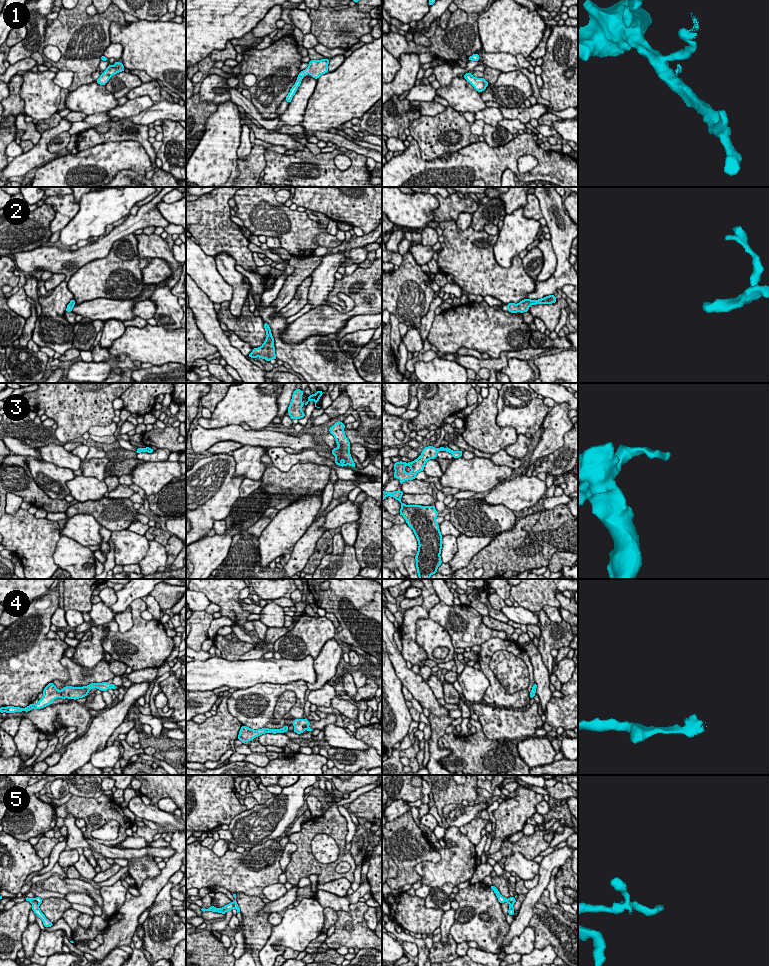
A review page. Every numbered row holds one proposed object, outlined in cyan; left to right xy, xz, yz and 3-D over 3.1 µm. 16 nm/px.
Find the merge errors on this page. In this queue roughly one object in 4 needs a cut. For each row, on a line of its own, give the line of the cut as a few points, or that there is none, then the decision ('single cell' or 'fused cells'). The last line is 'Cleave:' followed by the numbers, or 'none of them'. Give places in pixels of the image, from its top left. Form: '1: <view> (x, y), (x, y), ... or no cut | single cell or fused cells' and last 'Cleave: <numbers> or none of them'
1: no cut | single cell
2: no cut | single cell
3: no cut | single cell
4: no cut | single cell
5: xz (232, 902), (233, 907) | fused cells
Cleave: 5

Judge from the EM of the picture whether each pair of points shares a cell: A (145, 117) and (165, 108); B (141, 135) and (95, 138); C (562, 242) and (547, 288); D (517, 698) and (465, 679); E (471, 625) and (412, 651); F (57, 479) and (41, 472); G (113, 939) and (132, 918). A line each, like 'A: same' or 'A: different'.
A: same
B: same
C: same
D: different
E: different
F: same
G: same

